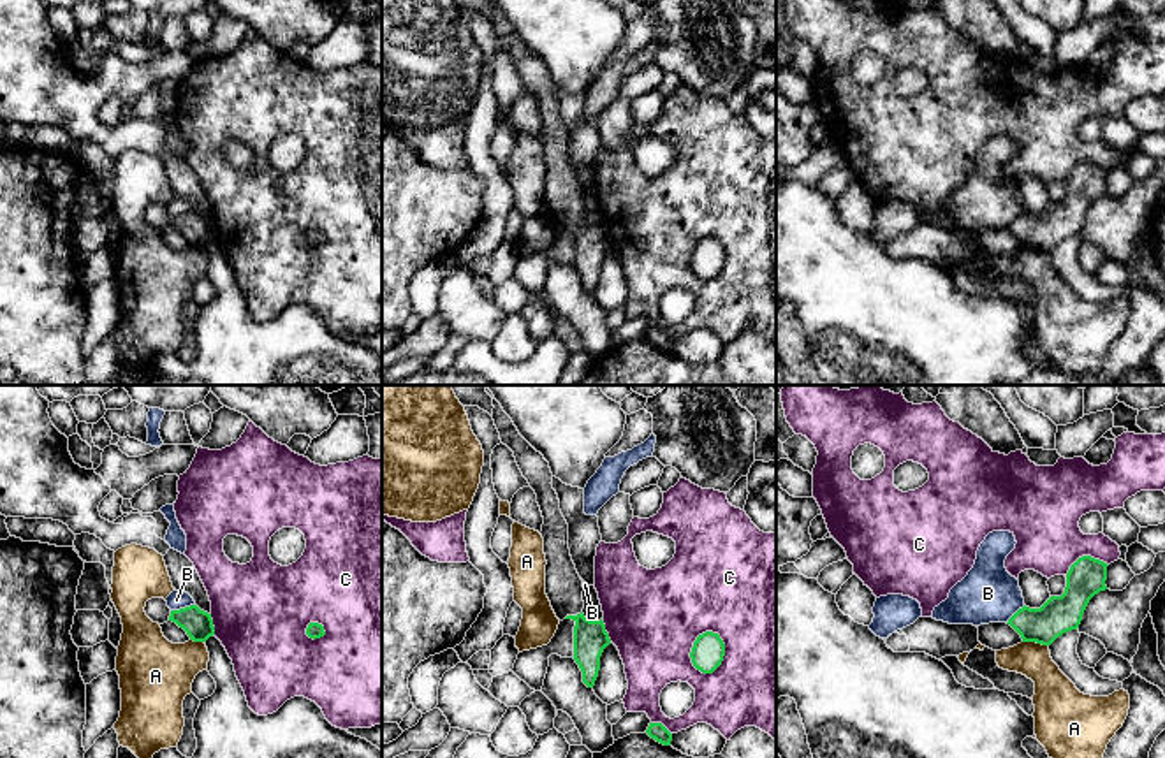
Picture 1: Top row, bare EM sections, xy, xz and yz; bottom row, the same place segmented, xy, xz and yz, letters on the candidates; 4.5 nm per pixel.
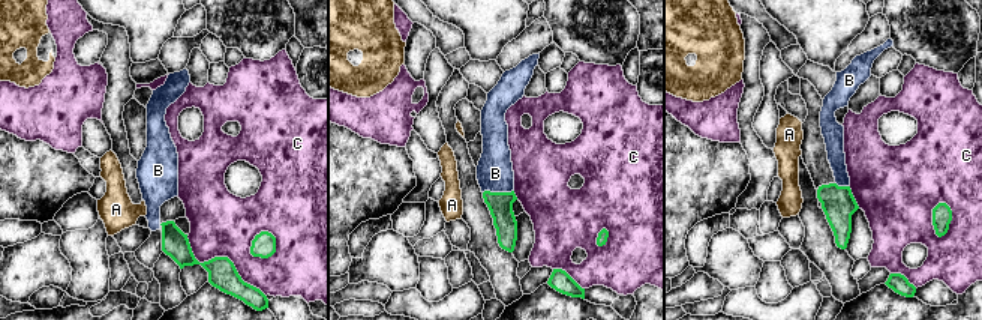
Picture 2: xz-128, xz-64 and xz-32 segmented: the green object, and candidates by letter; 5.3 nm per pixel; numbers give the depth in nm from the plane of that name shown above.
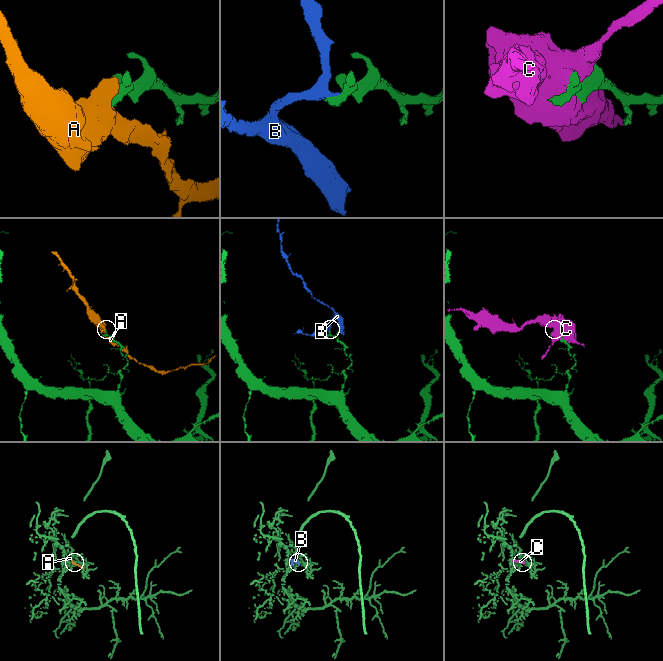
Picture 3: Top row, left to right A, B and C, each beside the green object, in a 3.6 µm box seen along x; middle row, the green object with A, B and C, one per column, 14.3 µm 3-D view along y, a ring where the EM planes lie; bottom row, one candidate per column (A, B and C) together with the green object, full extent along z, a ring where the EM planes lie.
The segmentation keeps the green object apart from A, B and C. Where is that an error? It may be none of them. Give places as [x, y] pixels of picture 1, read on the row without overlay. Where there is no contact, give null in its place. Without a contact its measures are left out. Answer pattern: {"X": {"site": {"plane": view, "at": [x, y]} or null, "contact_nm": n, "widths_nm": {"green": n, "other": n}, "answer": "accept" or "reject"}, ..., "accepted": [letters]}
{"A": {"site": {"plane": "yz", "at": [1035, 247]}, "contact_nm": 120, "widths_nm": {"green": 170, "other": 180}, "answer": "reject"}, "B": {"site": {"plane": "xy", "at": [182, 215]}, "contact_nm": 120, "widths_nm": {"green": 130, "other": 90}, "answer": "reject"}, "C": {"site": {"plane": "xz", "at": [692, 255]}, "contact_nm": 220, "widths_nm": {"green": 150, "other": 440}, "answer": "reject"}, "accepted": []}

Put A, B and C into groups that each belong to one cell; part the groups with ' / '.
A / B / C

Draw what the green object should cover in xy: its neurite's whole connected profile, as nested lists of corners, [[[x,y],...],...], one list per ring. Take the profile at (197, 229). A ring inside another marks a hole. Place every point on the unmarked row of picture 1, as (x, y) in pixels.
[[[197,211],[171,216],[169,227],[183,234],[194,248],[206,248],[215,241],[211,220],[201,216]]]

